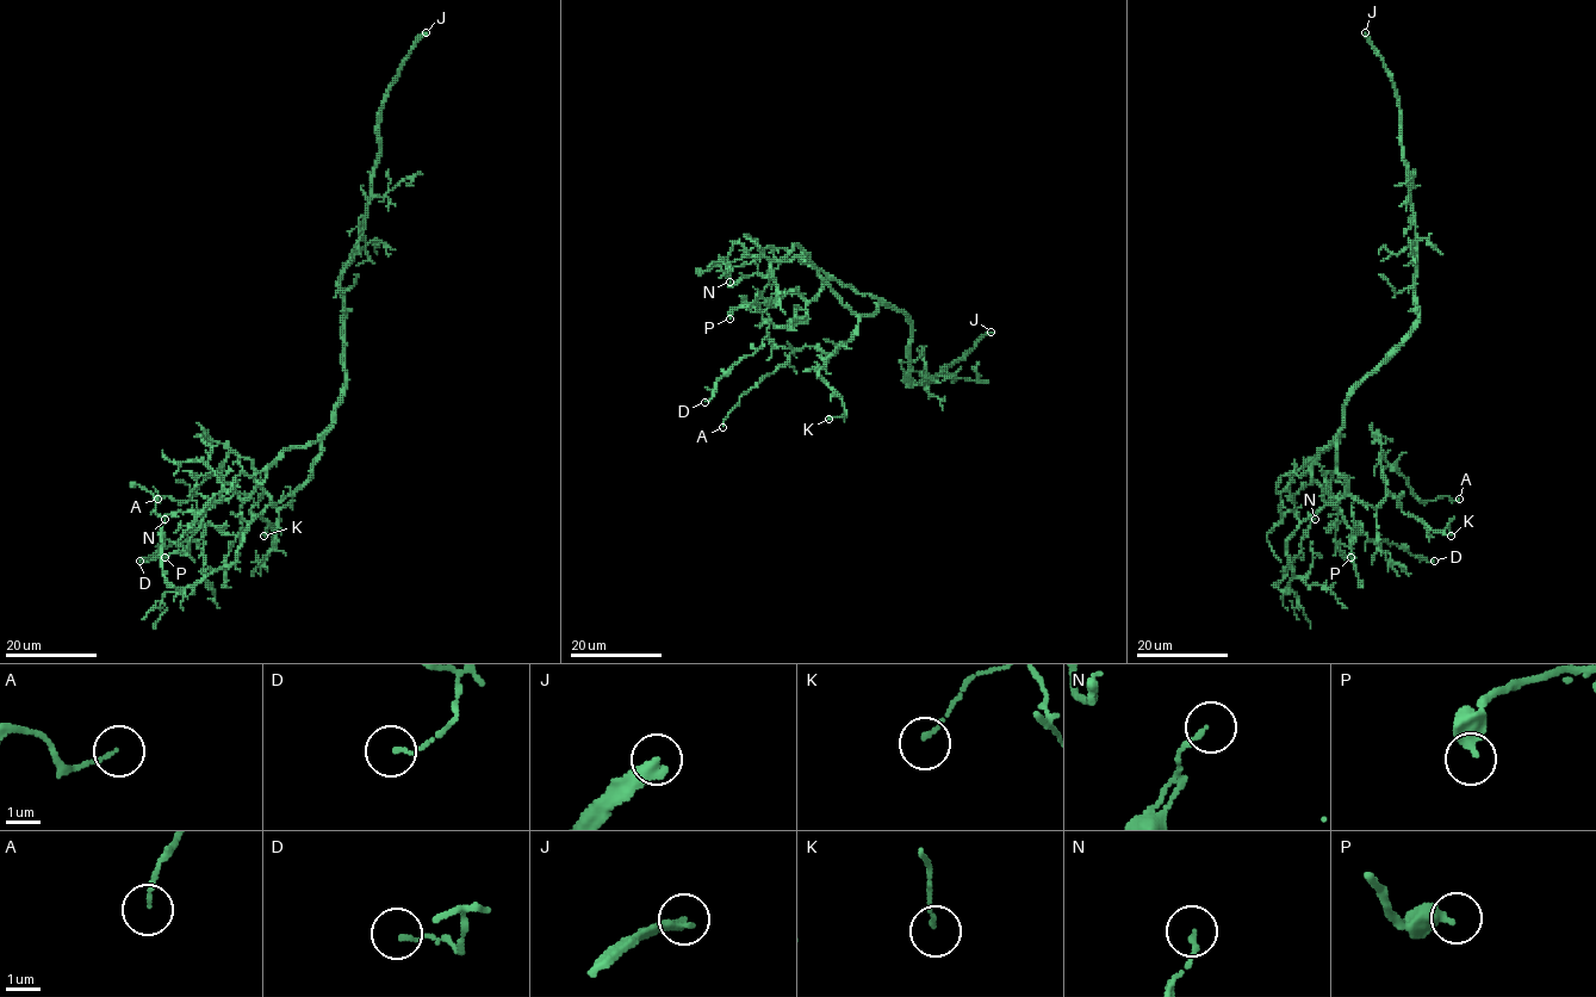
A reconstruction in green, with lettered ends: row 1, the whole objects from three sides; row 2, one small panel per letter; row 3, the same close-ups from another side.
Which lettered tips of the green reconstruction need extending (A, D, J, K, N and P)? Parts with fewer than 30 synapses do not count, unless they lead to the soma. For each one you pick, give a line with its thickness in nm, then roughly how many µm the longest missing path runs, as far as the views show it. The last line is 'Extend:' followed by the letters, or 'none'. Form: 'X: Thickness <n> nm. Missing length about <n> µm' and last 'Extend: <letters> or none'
J: Thickness 360 nm. Missing length about 70 µm
Extend: J

